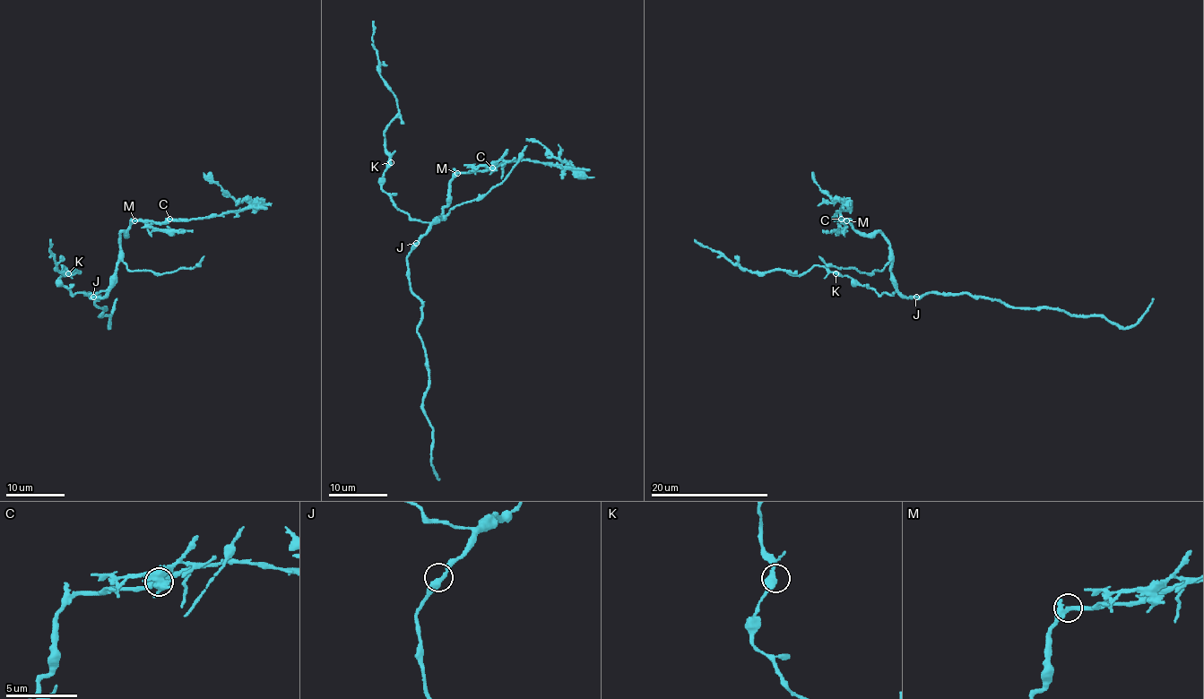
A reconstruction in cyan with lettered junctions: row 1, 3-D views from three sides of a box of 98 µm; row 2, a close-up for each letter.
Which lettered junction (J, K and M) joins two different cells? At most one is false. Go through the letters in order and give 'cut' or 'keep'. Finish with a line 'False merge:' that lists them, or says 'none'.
J: keep
K: keep
M: cut
False merge: M

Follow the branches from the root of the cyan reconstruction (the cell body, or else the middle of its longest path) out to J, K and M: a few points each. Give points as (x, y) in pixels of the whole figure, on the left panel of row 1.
J: (109, 290), (103, 297), (93, 297)
K: (109, 290), (73, 294), (59, 285), (59, 278), (68, 273)
M: (109, 290), (116, 271), (119, 235), (125, 234), (134, 220)

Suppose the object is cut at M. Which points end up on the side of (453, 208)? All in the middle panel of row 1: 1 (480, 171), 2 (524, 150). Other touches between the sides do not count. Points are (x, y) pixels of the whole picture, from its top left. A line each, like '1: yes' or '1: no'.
1: no
2: yes

